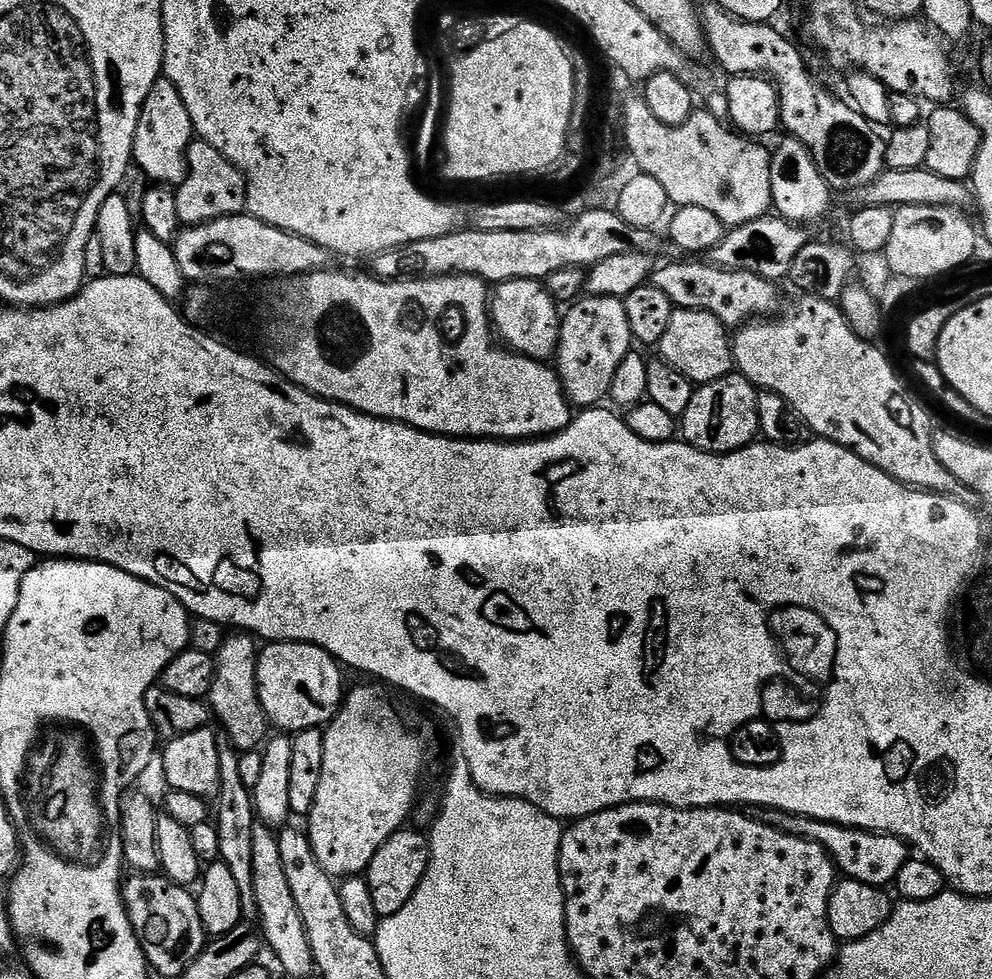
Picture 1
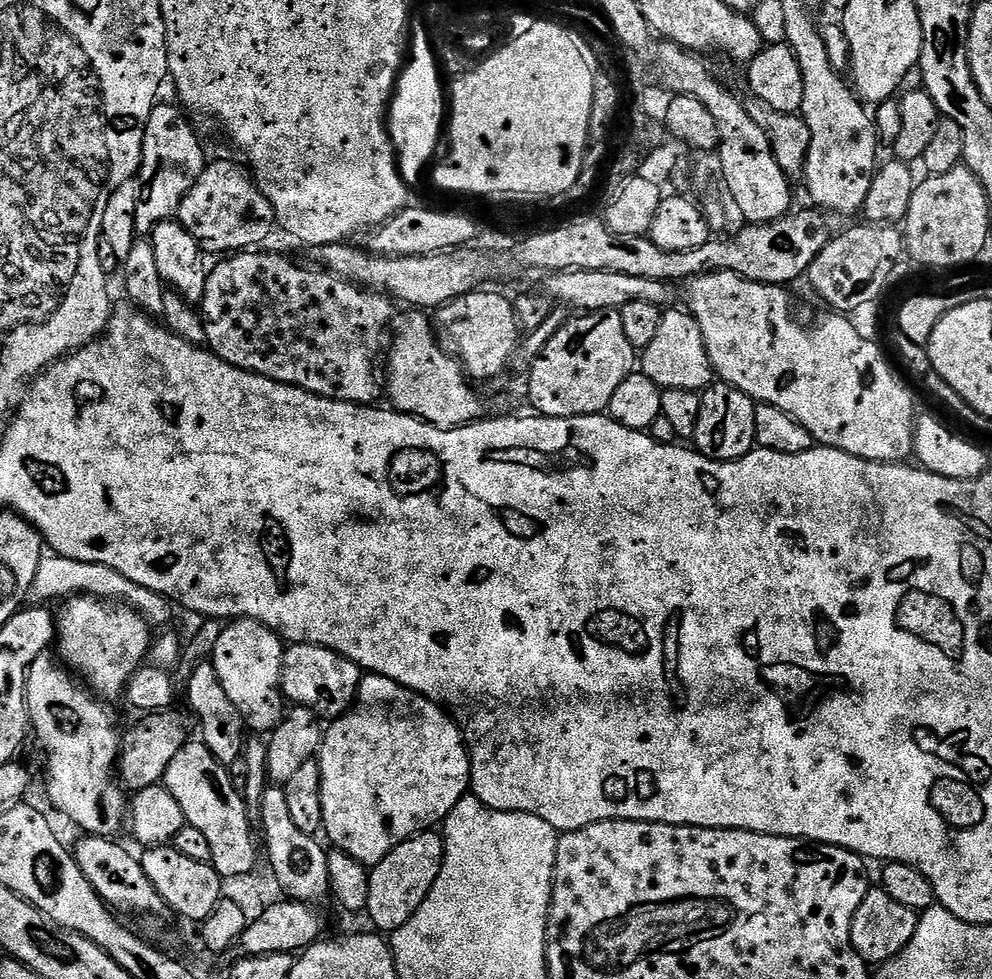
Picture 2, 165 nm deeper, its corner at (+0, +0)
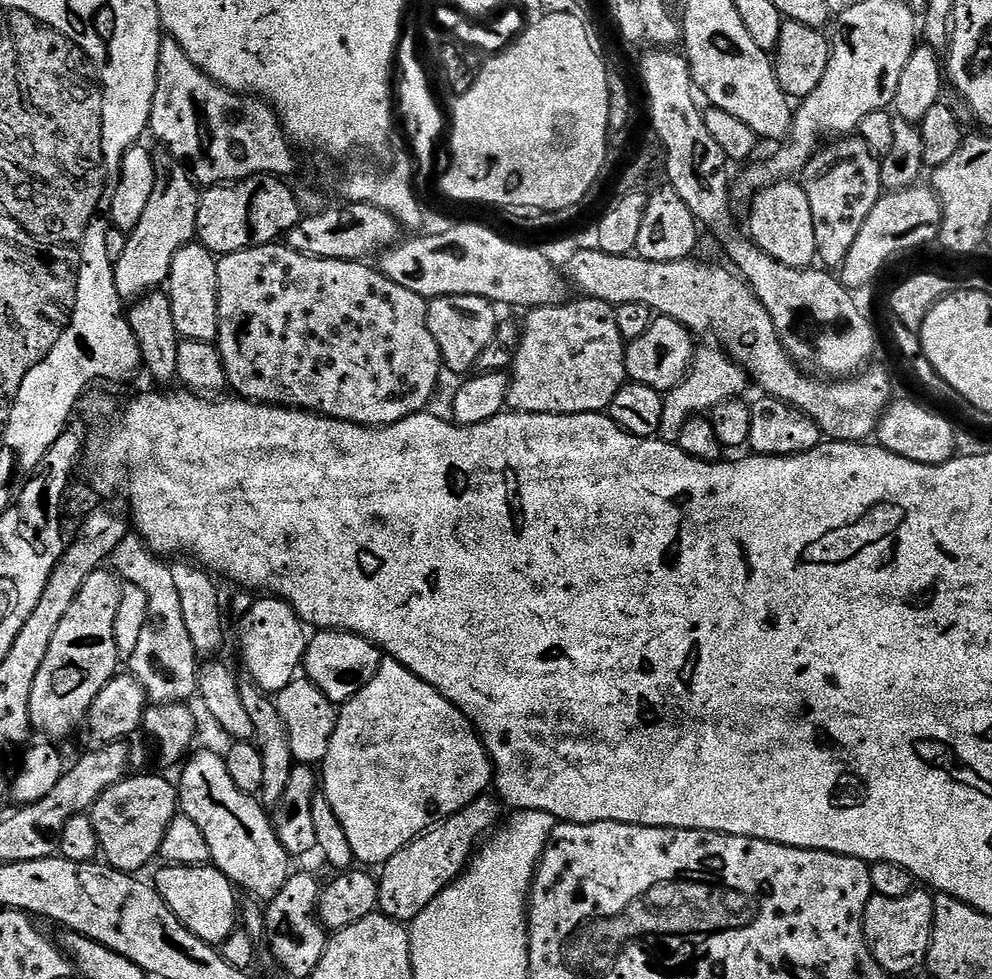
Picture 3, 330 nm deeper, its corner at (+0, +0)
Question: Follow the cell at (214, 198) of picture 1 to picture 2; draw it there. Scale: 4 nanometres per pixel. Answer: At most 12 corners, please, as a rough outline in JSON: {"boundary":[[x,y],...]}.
{"boundary":[[205,163],[180,224],[206,254],[255,249],[274,229],[253,173]]}

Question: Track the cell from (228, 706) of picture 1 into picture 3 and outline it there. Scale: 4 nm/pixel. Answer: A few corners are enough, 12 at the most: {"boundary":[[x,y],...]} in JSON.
{"boundary":[[256,598],[240,620],[247,679],[291,689],[310,639],[279,598]]}

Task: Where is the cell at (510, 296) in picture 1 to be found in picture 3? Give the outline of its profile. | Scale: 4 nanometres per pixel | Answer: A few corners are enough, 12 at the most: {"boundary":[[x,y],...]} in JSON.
{"boundary":[[480,296],[428,300],[445,369],[471,373],[498,323]]}

